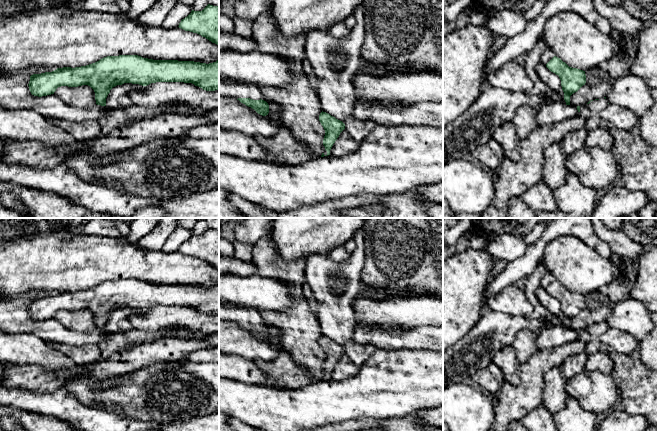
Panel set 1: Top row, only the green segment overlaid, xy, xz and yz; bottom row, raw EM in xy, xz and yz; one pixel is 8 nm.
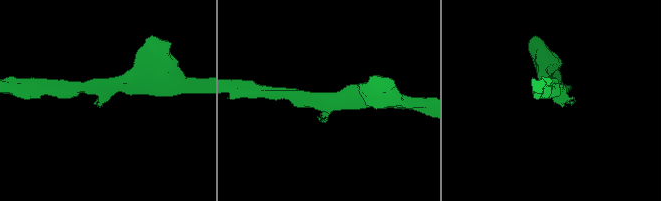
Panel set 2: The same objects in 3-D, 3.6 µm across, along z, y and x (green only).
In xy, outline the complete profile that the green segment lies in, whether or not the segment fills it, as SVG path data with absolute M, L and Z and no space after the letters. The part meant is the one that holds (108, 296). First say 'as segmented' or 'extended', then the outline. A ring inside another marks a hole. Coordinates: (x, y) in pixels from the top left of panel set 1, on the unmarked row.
as segmented; M138 279L107 280L86 290L63 291L52 296L33 298L30 300L28 310L32 319L42 321L54 318L61 310L88 309L95 316L96 328L106 330L106 322L110 314L117 309L132 307L147 310L156 306L192 307L206 315L219 314L219 284L206 288L194 285L153 284Z

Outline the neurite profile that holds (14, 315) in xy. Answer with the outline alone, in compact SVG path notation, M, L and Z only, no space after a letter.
M19 296L0 298L0 330L12 334L32 334L43 341L73 346L99 345L105 342L110 333L95 329L94 333L77 332L66 328L55 318L34 320L29 314L30 300Z

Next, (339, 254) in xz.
M338 246L328 253L329 257L335 262L347 261L350 258L350 254L345 250L344 246Z

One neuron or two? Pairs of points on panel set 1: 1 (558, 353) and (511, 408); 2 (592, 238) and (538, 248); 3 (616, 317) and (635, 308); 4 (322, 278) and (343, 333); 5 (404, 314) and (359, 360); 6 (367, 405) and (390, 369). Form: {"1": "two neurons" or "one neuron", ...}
{"1": "one neuron", "2": "one neuron", "3": "one neuron", "4": "one neuron", "5": "two neurons", "6": "one neuron"}

